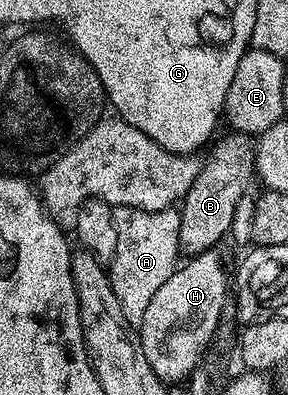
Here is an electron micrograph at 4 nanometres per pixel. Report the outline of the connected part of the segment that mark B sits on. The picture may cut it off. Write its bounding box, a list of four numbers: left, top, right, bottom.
[180,131,256,257]

